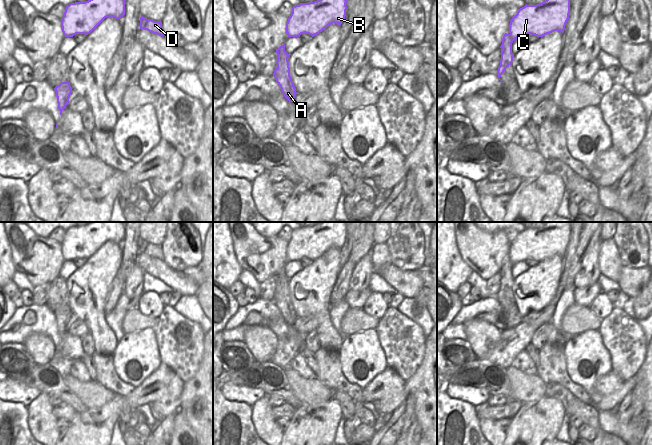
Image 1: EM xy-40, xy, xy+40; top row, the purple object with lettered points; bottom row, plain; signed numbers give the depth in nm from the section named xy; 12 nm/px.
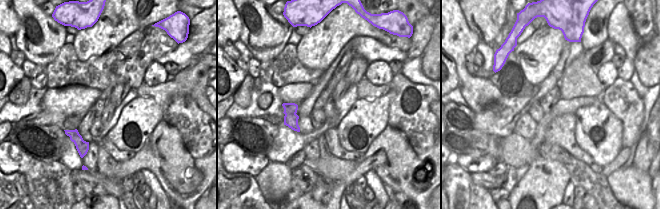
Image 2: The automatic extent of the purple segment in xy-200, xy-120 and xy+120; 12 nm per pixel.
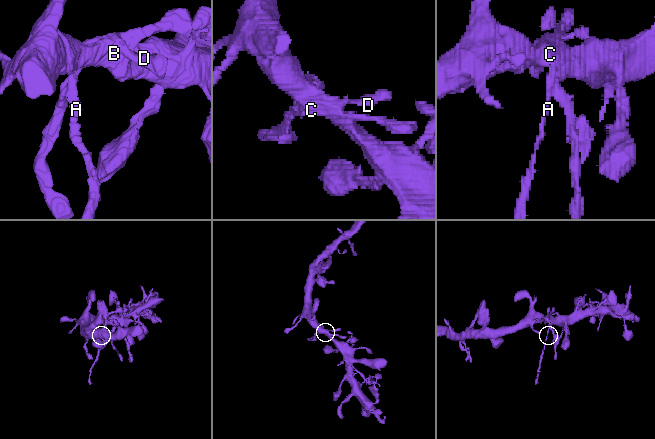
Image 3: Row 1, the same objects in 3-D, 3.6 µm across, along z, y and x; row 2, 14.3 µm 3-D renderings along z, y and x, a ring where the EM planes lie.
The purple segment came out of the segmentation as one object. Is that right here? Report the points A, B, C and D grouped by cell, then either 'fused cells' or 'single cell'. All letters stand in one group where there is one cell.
groups A / B C D; fused cells

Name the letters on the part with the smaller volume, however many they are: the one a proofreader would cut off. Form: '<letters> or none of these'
A

